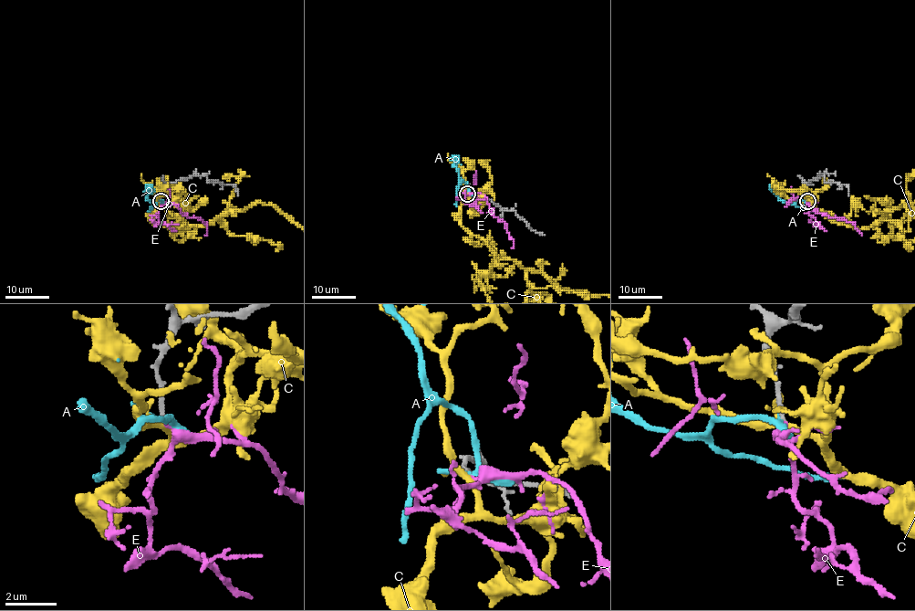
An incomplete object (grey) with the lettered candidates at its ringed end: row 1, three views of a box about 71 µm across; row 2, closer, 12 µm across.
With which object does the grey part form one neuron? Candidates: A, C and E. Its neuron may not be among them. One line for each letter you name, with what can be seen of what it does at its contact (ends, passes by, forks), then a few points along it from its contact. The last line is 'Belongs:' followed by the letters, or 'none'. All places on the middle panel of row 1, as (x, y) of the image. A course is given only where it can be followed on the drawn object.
E: It passes by. Its course: (467, 194), (482, 194), (491, 212), (504, 222), (514, 242), (512, 248)
Belongs: E

